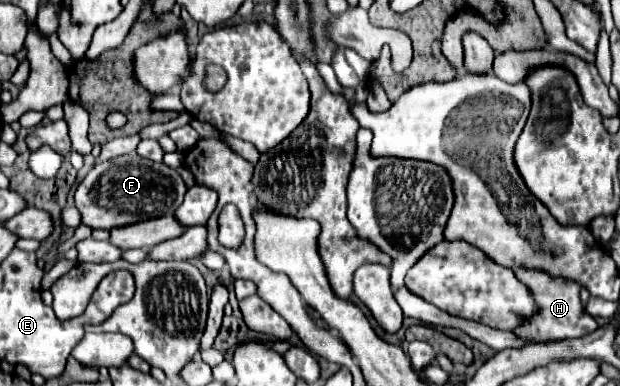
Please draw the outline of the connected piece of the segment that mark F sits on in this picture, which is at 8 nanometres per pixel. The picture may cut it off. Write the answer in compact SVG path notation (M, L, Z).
M121 156L117 160L97 164L83 178L75 190L75 208L81 214L81 224L111 230L139 220L173 214L183 202L185 192L187 188L177 170L139 156Z

